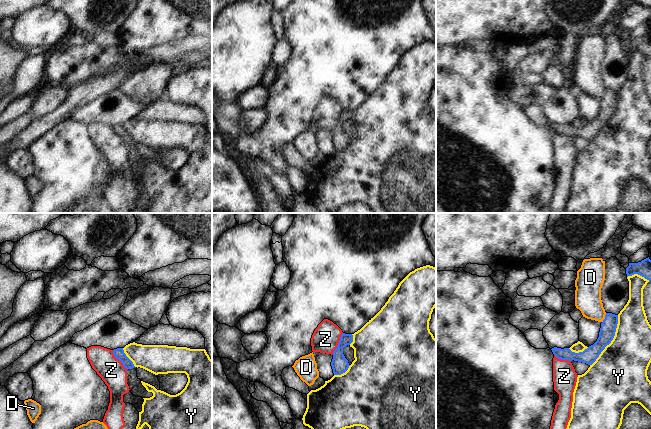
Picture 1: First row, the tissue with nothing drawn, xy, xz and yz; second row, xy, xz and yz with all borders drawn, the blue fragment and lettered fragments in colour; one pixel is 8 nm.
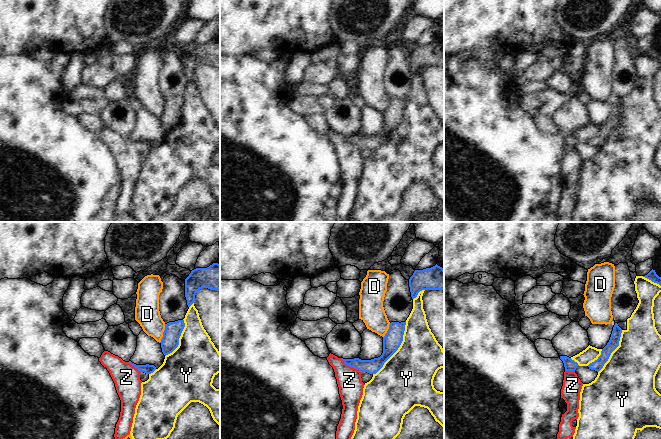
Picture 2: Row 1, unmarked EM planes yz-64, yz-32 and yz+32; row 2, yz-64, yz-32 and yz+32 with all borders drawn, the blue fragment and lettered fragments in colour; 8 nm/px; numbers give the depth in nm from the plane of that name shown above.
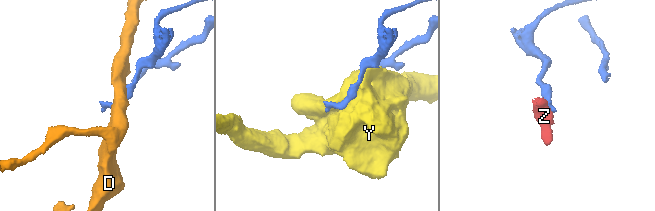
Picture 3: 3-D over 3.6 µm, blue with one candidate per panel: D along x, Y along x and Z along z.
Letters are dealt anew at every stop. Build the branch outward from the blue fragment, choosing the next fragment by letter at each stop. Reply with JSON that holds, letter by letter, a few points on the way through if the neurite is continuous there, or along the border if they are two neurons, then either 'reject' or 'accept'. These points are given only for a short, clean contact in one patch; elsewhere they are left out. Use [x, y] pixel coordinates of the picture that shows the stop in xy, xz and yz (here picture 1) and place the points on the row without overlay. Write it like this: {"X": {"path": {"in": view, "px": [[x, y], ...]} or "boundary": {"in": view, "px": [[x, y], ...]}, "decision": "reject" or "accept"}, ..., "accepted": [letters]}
{"D": {"boundary": {"in": "yz", "px": [[606, 89], [602, 98]]}, "decision": "reject"}, "Y": {"decision": "reject"}, "Z": {"boundary": {"in": "xy", "px": [[112, 126], [115, 133], [127, 145]]}, "decision": "reject"}, "accepted": []}

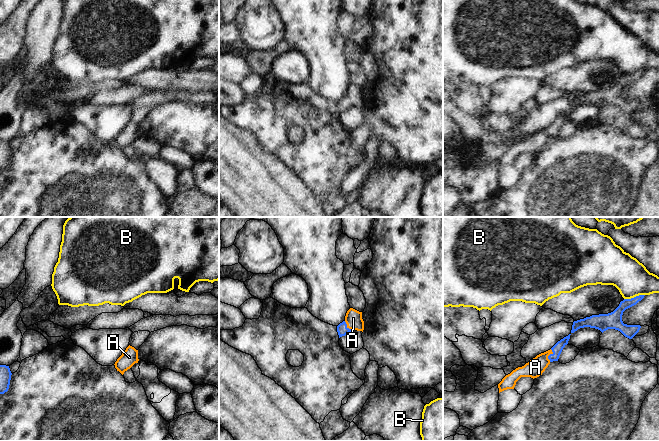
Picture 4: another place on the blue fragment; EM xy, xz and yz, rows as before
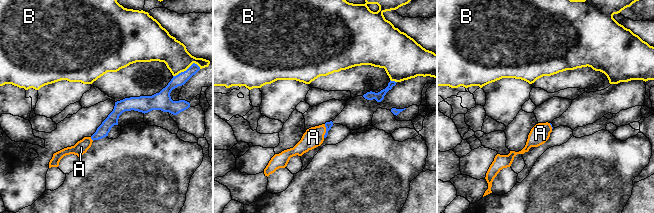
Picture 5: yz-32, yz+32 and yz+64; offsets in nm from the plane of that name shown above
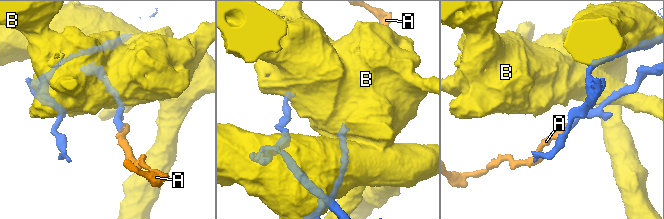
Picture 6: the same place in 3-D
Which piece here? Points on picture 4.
{"A": {"path": {"in": "yz", "px": [[558, 123], [549, 131], [535, 143]]}, "decision": "accept"}, "B": {"decision": "reject"}, "accepted": ["A"]}

